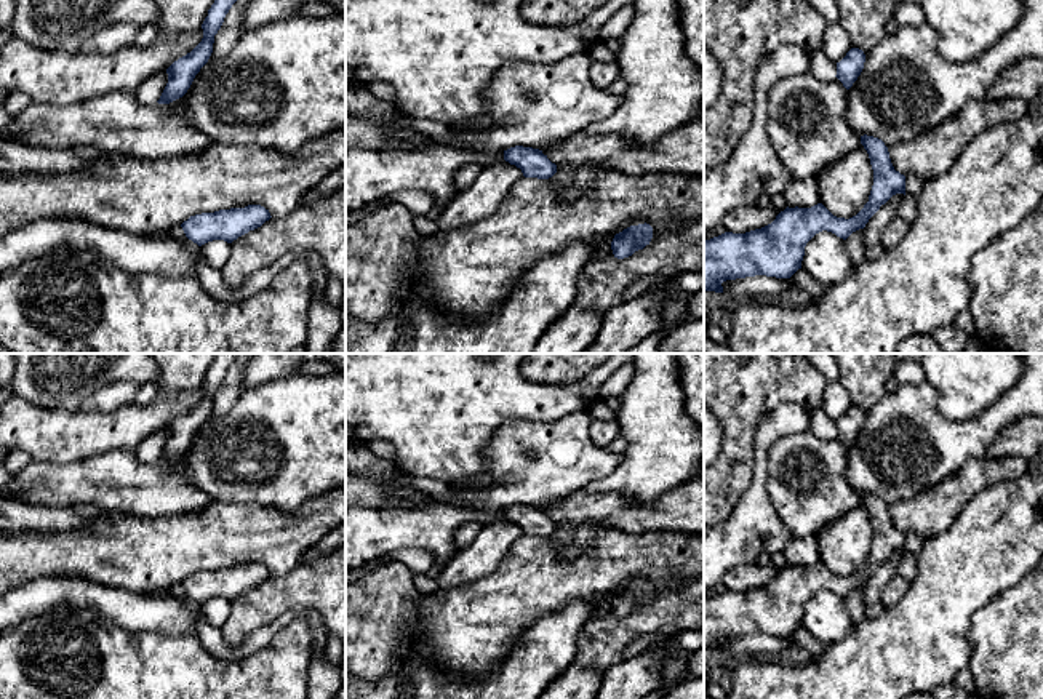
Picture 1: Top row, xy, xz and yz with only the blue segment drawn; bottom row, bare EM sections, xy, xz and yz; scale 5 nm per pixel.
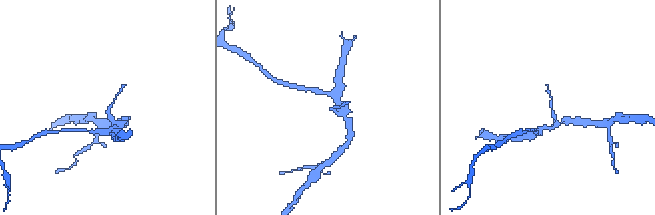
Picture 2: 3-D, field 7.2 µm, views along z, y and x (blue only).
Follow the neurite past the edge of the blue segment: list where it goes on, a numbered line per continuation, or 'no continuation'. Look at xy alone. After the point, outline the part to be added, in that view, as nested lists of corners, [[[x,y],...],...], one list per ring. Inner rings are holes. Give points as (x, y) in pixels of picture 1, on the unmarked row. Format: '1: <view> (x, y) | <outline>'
no continuation

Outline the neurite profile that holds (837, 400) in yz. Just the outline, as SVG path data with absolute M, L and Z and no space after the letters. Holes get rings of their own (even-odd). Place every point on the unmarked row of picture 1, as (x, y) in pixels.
M840 381L825 384L821 408L830 421L840 421L851 406L851 395Z

